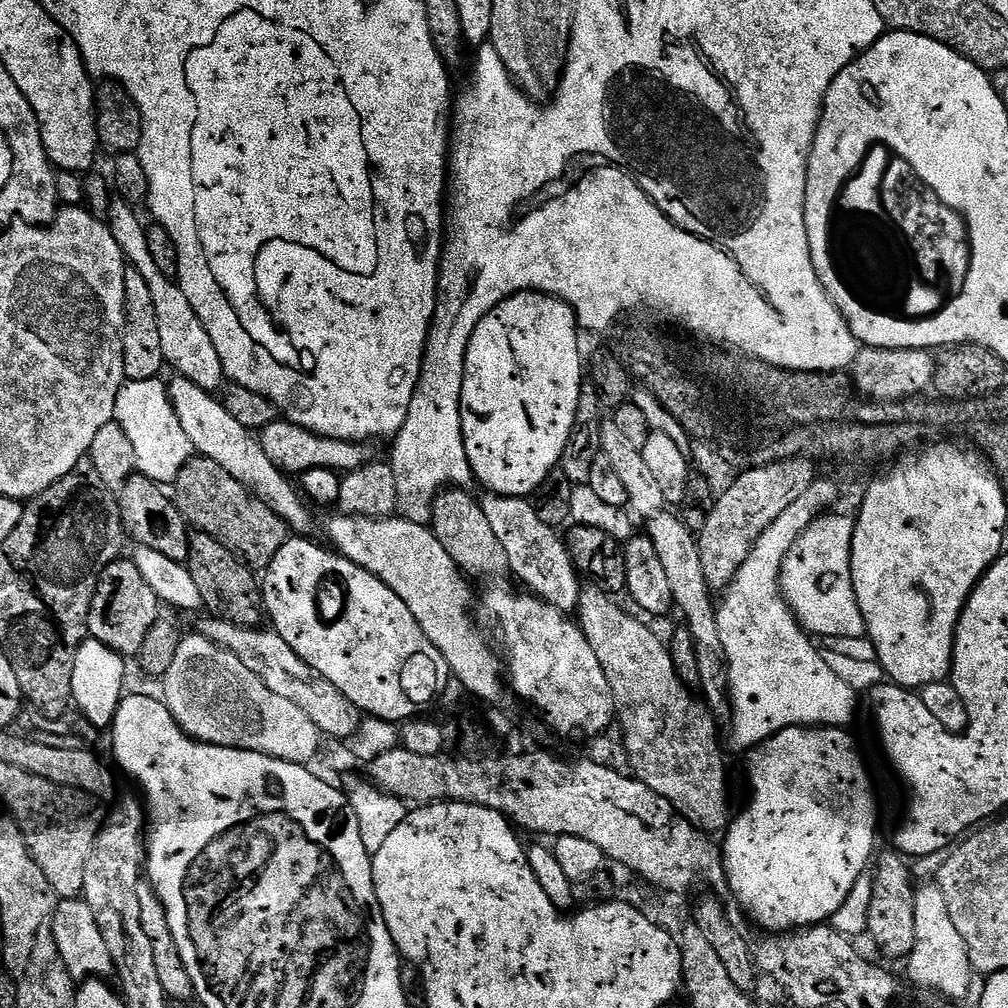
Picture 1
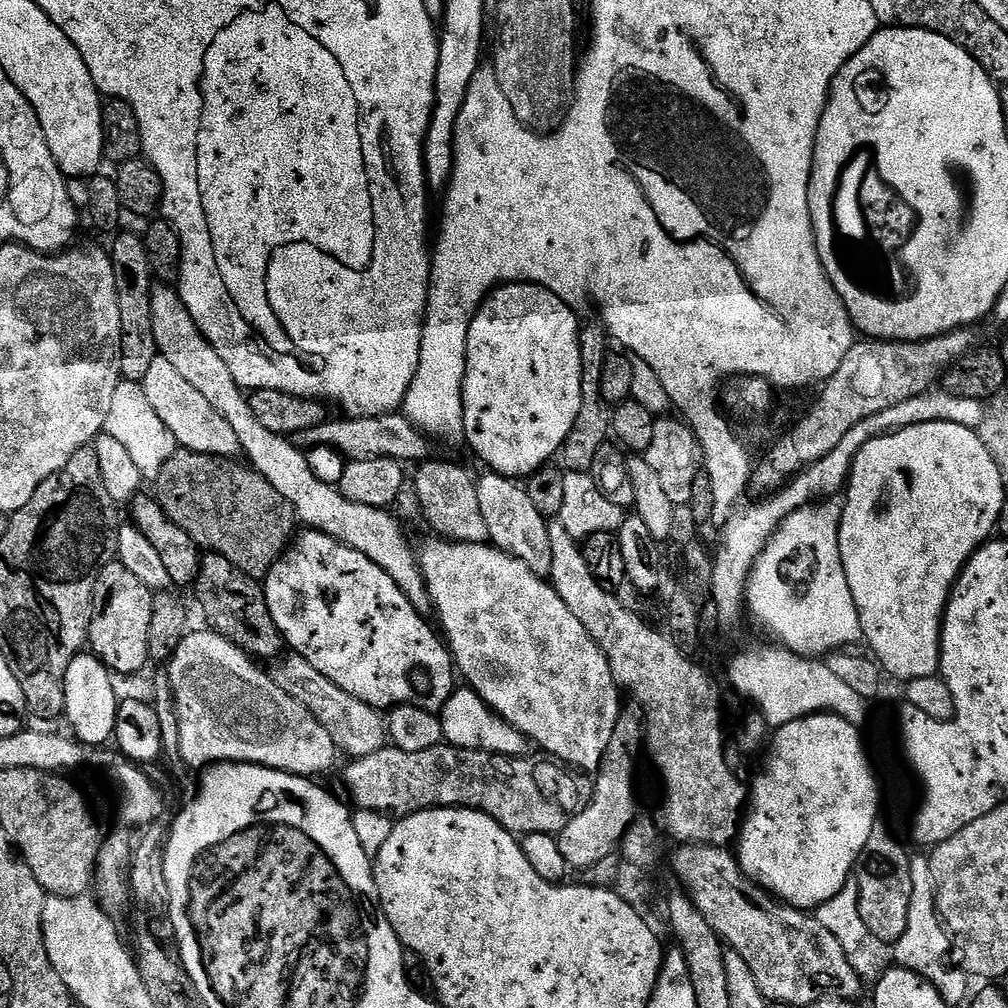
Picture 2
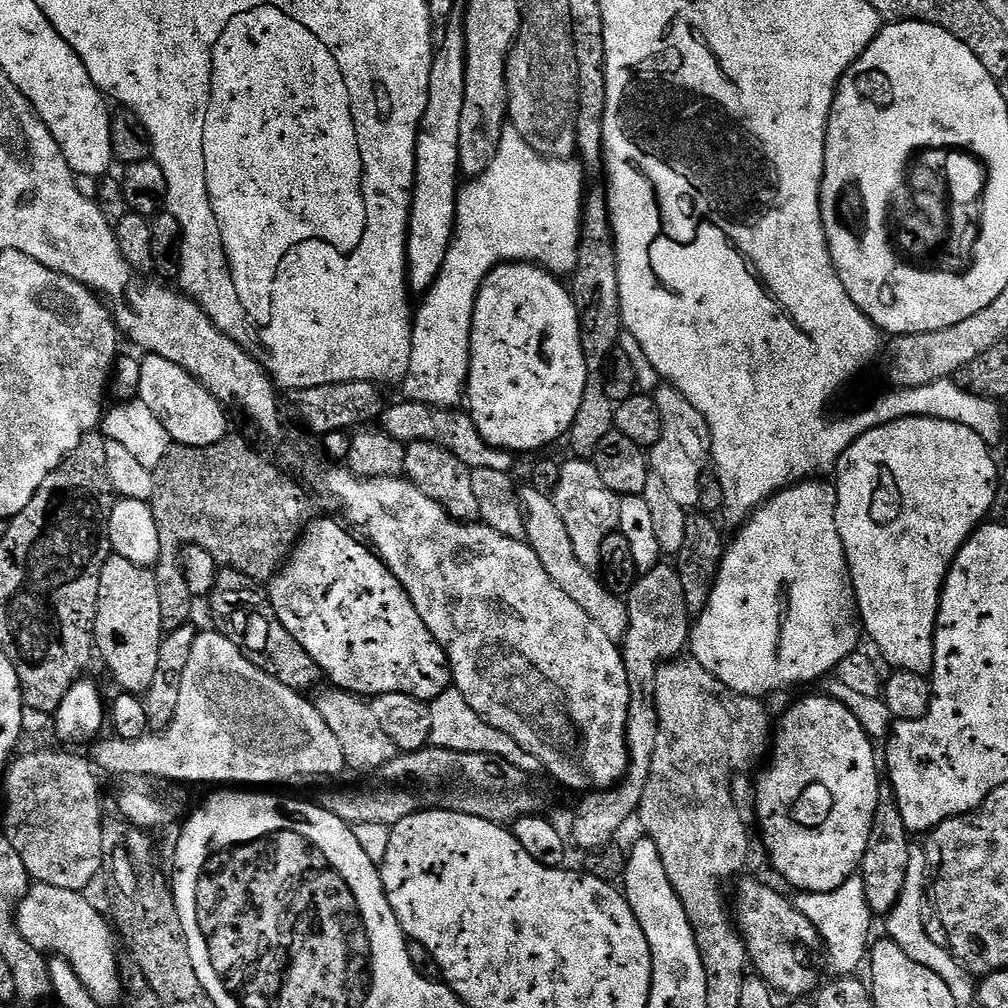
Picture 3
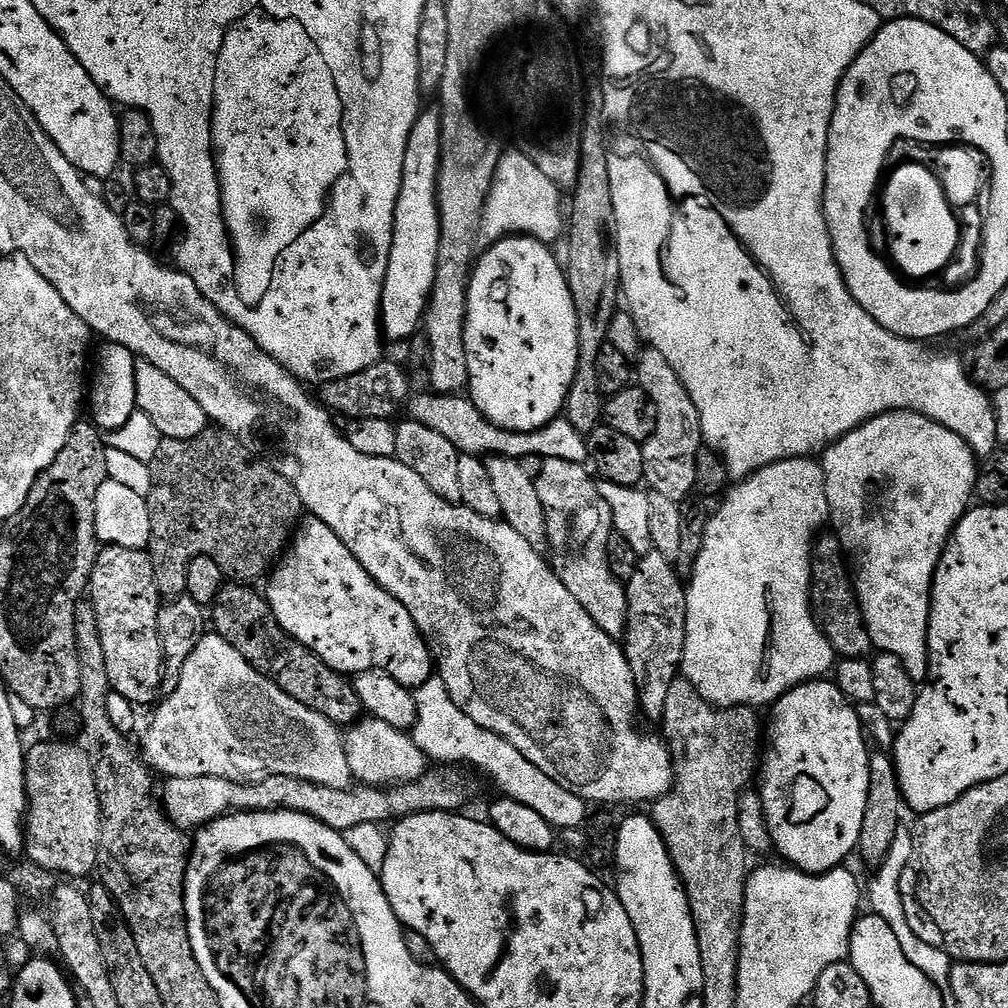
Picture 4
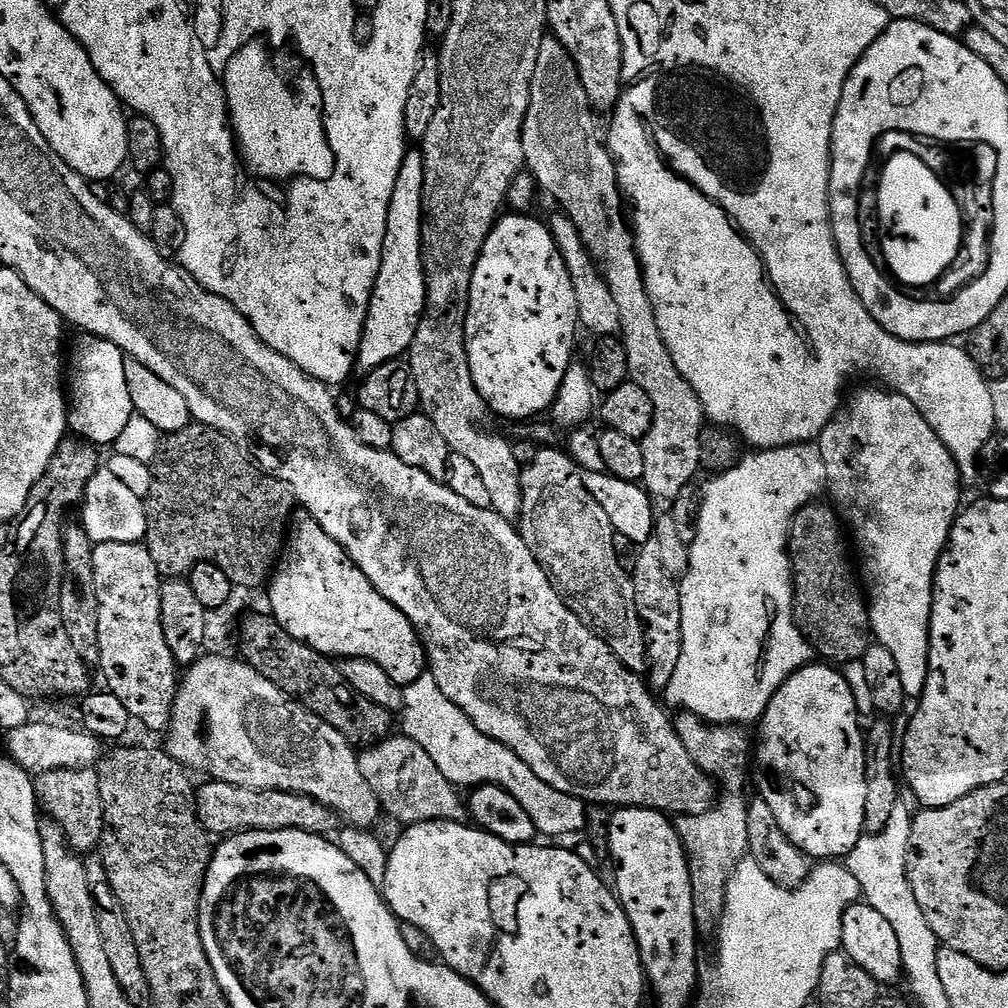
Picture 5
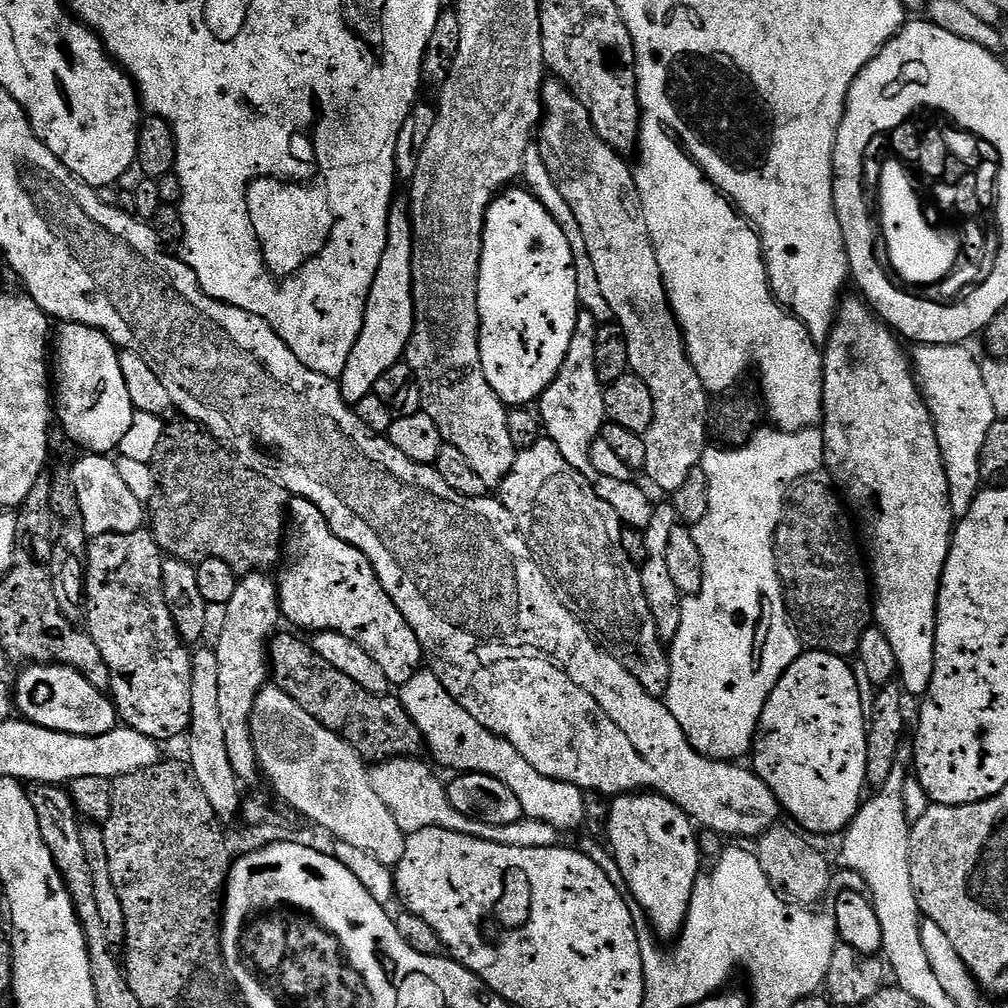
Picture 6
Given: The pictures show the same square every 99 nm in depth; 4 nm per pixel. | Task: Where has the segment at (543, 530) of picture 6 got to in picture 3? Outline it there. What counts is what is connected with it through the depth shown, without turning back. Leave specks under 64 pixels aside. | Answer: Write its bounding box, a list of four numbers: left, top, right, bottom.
[551,458,620,569]

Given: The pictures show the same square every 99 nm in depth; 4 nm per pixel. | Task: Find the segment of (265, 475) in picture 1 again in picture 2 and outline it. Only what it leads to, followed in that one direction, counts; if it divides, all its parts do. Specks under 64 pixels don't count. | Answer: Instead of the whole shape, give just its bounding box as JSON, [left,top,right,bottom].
[142,354,240,457]

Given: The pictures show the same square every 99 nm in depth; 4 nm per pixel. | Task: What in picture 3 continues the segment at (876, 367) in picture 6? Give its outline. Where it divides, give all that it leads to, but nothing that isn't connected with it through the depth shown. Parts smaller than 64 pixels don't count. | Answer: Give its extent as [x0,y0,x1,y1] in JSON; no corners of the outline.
[834,416,998,677]

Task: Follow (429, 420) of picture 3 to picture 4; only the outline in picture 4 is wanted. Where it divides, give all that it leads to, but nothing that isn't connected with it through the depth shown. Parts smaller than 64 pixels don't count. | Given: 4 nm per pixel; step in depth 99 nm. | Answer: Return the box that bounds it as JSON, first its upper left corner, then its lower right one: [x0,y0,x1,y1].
[406,390,589,465]

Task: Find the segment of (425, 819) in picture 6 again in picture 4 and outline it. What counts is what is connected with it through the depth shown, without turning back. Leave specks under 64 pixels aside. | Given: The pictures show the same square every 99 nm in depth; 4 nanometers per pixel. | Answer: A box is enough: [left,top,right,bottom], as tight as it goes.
[343,718,430,786]

